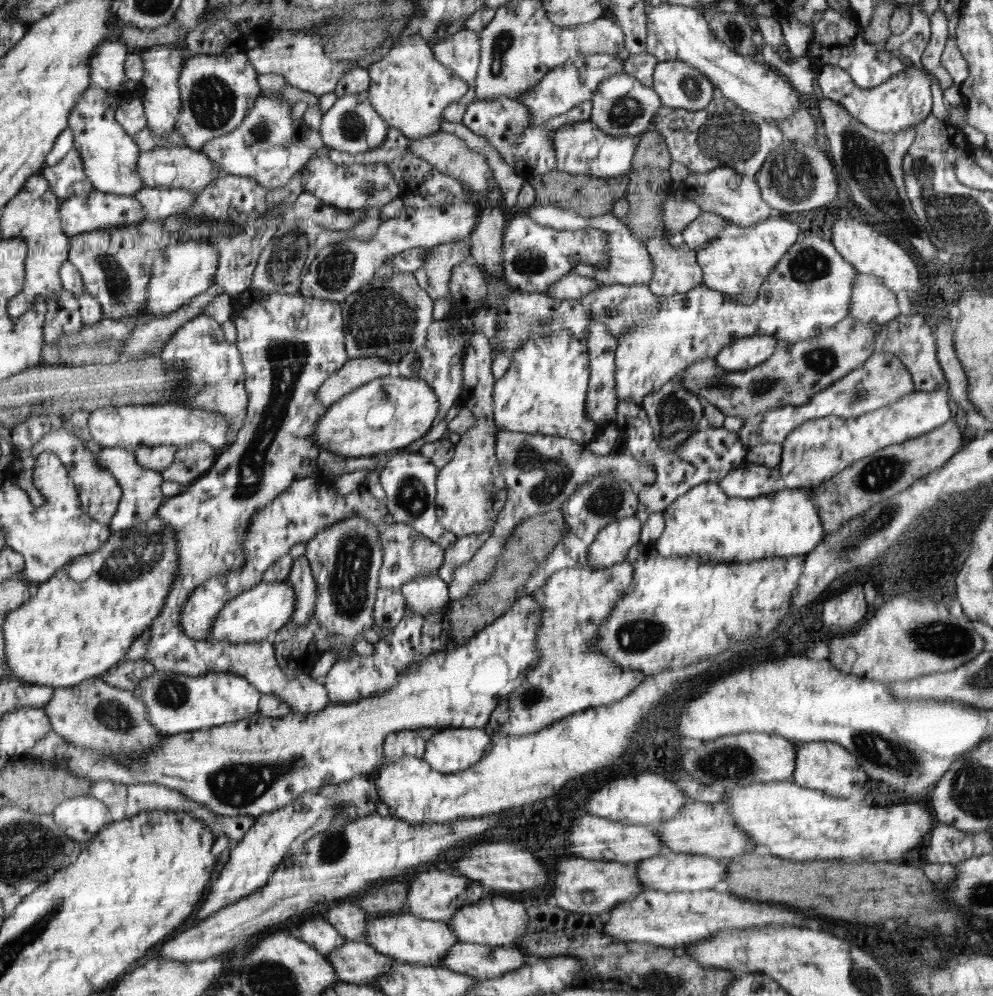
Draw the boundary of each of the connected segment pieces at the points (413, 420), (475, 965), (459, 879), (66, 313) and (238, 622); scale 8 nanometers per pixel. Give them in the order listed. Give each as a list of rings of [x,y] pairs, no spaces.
[[[384,376],[364,384],[327,409],[317,425],[315,440],[320,450],[348,457],[374,457],[404,449],[424,437],[440,414],[439,396],[420,378]]]
[[[454,943],[442,959],[442,967],[476,980],[496,978],[516,970],[527,962],[527,957],[516,944],[492,945]]]
[[[418,871],[416,876],[412,878],[411,888],[408,888],[406,912],[424,920],[444,922],[447,924],[449,919],[455,916],[455,913],[460,908],[468,904],[478,903],[478,900],[489,896],[489,891],[488,888],[475,881],[470,881],[464,876],[454,876],[454,874],[448,874],[448,872],[443,871]]]
[[[62,287],[60,291],[52,293],[46,302],[43,342],[52,343],[62,333],[76,333],[85,326],[80,322],[78,299],[72,291]]]
[[[288,581],[260,583],[250,591],[244,591],[228,602],[221,612],[216,614],[212,632],[208,636],[213,642],[256,643],[270,636],[270,632],[280,631],[291,620],[296,610],[296,591]]]

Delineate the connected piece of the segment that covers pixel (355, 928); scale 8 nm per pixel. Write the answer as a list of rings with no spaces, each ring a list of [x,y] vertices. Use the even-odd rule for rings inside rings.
[[[342,900],[328,908],[325,919],[330,921],[348,940],[364,940],[362,932],[366,931],[366,924],[369,916],[358,906],[352,906]]]

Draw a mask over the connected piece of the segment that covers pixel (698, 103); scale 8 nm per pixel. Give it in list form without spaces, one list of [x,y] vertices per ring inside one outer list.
[[[682,60],[657,62],[654,66],[653,88],[662,98],[664,107],[684,111],[702,111],[711,104],[714,98],[714,85],[694,66]]]

